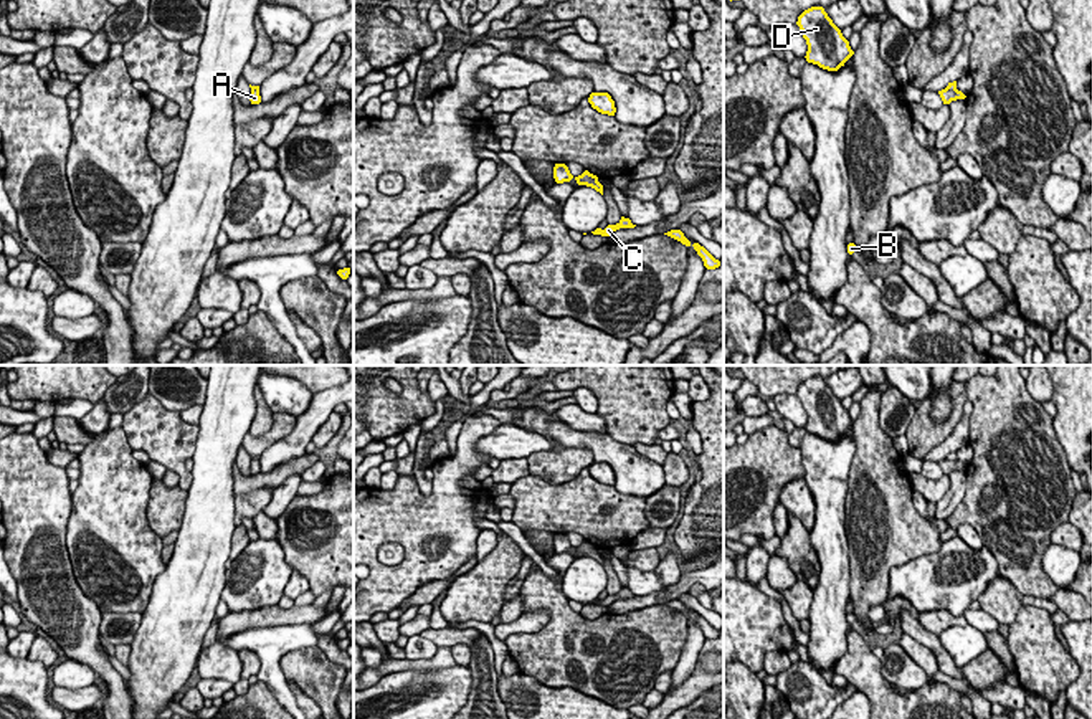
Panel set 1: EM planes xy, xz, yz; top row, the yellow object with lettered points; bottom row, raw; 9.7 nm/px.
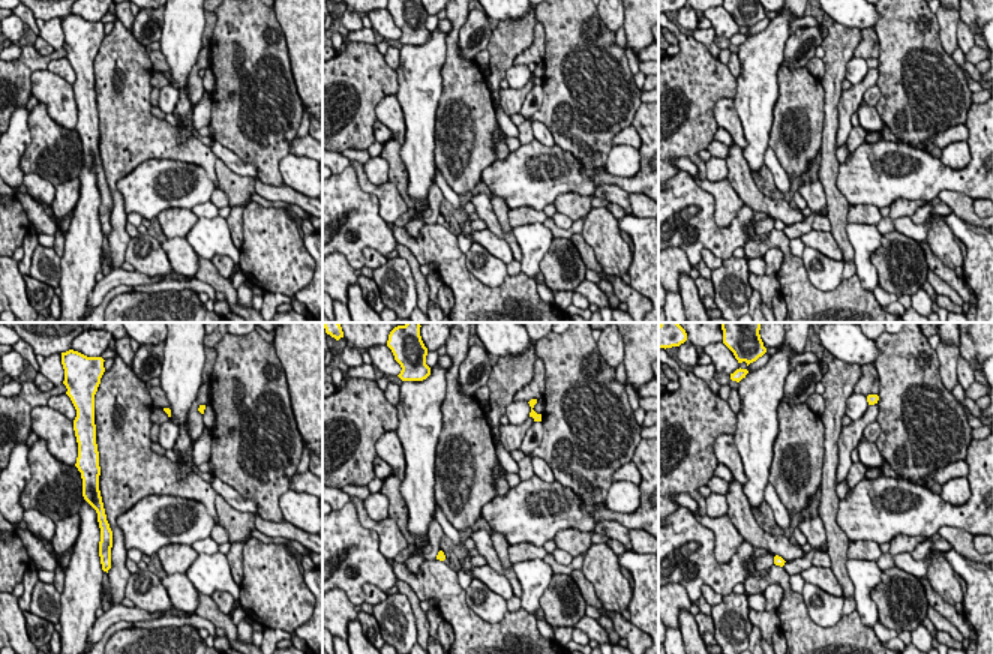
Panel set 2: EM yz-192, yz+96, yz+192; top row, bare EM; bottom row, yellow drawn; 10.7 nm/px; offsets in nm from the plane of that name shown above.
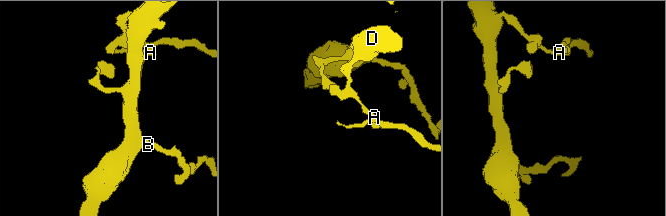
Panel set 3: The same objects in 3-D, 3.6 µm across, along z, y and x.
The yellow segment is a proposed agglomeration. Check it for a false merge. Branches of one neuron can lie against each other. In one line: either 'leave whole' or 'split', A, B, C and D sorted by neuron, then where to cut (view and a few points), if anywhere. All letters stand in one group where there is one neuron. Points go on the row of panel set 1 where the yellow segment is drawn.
split | A B D / C | yz (945, 88), (957, 90)

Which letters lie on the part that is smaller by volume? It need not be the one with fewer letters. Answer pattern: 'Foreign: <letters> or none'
Foreign: C

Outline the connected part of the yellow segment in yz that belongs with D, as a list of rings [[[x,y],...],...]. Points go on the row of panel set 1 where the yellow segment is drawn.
[[[823,7],[805,10],[796,25],[806,40],[806,61],[828,71],[838,71],[854,55],[849,41],[833,23]]]

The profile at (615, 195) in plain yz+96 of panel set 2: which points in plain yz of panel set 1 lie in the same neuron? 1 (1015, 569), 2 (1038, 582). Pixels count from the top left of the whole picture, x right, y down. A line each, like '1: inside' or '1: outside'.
1: inside
2: inside

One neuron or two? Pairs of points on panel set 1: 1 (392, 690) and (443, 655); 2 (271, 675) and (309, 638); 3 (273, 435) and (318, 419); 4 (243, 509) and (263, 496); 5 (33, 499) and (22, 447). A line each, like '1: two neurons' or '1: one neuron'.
1: two neurons
2: one neuron
3: two neurons
4: one neuron
5: one neuron

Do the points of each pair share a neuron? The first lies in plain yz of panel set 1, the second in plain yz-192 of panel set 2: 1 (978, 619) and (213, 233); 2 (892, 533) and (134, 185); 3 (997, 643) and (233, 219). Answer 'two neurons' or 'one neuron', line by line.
1: two neurons
2: two neurons
3: one neuron

